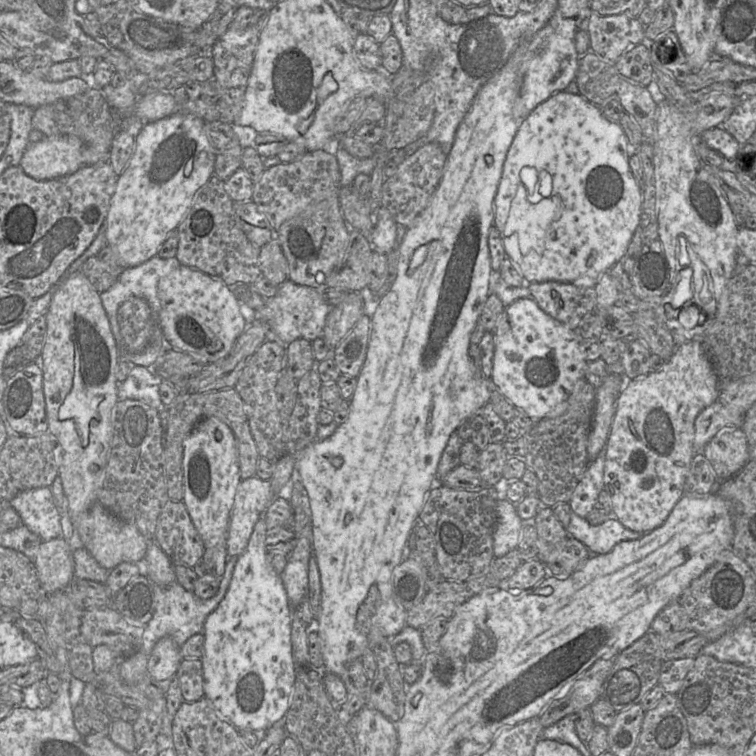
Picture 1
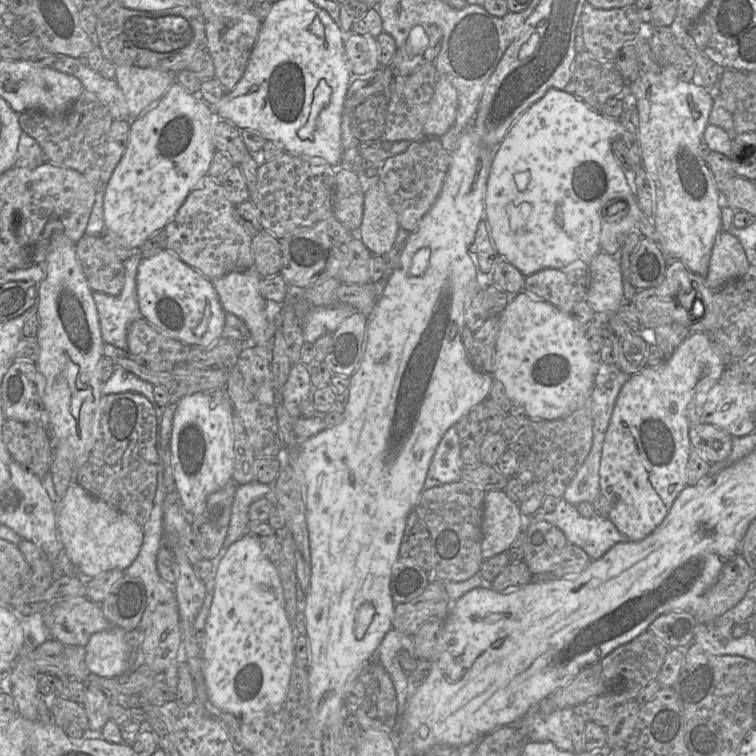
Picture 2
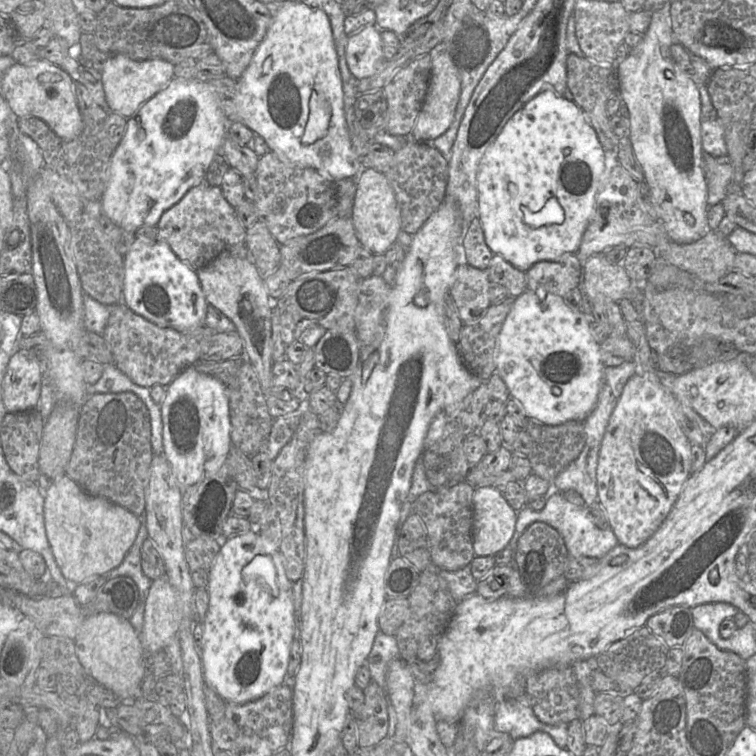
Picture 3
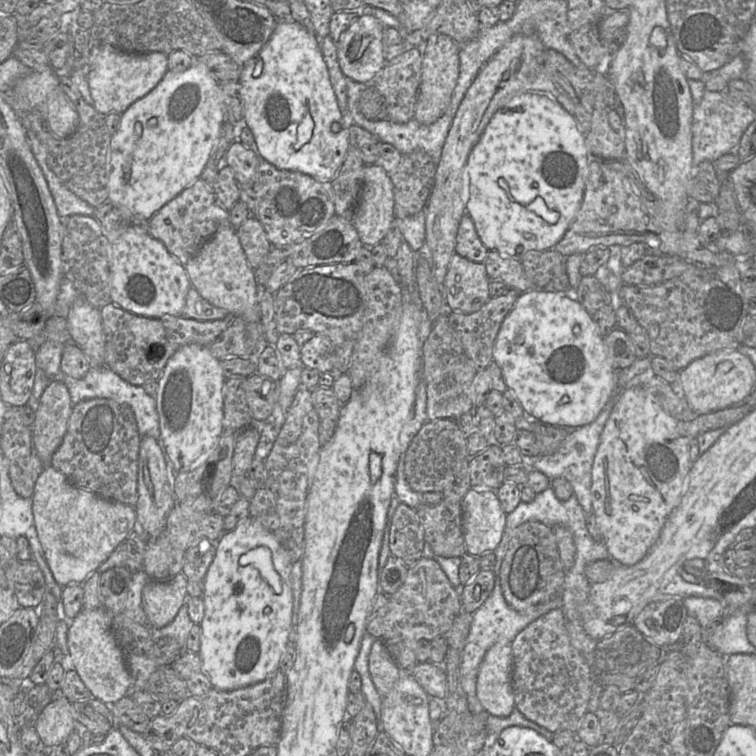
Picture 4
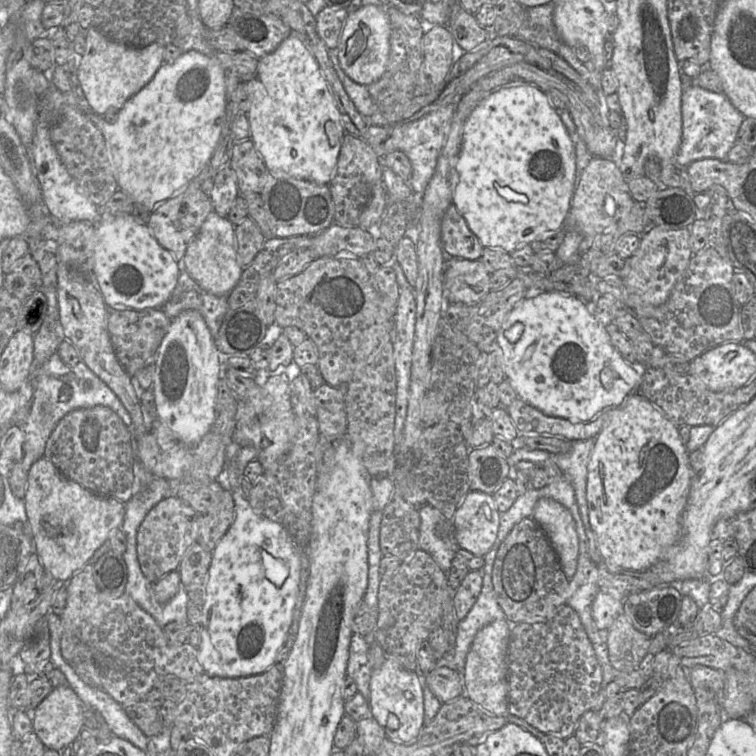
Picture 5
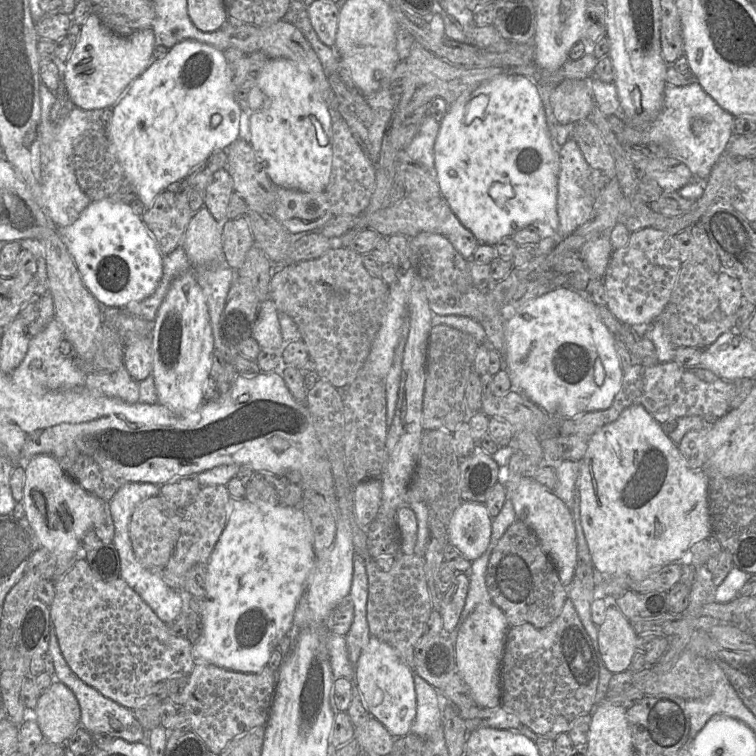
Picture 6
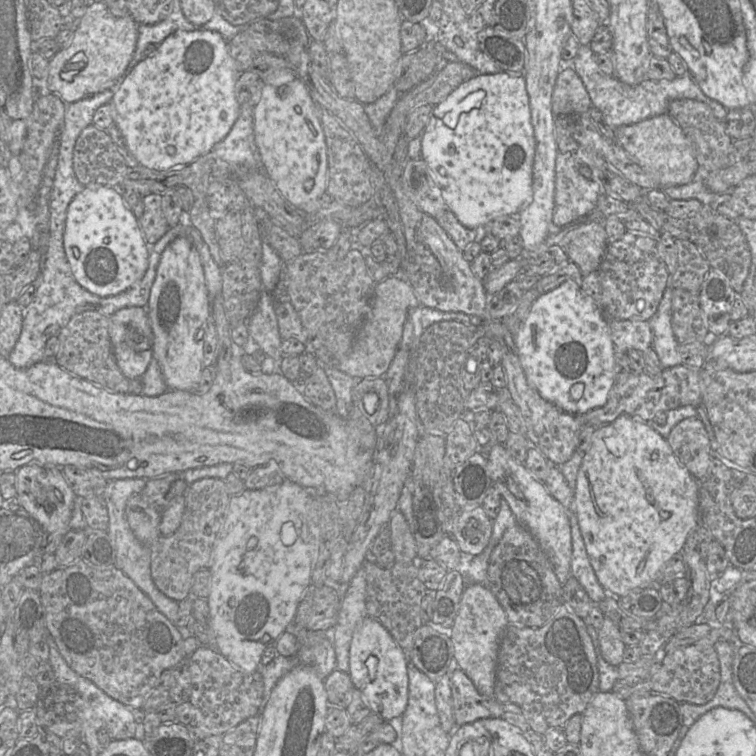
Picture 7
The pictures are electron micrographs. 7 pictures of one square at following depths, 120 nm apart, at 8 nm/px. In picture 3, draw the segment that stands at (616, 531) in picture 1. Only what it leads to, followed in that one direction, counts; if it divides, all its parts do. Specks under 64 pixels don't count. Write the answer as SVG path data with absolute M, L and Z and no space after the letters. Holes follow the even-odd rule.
M551 491L551 494L547 498L545 507L542 510L536 511L526 505L517 512L514 535L507 547L510 547L515 551L521 534L528 526L537 521L547 523L560 533L564 539L568 554L571 557L586 556L601 559L617 544L619 544L617 537L610 527L600 529L595 525L588 506L576 506L569 502L561 492Z

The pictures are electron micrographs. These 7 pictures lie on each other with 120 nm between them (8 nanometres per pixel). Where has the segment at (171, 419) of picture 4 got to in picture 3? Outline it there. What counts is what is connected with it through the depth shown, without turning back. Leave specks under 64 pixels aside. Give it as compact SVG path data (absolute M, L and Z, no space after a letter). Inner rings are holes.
M189 366L167 386L165 397L159 405L164 455L178 485L181 488L189 487L217 472L227 460L231 447L226 385Z

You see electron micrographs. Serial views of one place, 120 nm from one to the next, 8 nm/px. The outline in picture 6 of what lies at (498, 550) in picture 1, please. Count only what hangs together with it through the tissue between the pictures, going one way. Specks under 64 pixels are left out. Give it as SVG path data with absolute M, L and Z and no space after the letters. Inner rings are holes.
M462 501L449 524L449 542L474 561L487 550L491 534L492 517L485 503Z

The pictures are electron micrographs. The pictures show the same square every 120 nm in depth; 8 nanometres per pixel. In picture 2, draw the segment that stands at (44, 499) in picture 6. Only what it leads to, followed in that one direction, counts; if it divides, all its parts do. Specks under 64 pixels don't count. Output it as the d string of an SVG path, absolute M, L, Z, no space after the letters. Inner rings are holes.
M76 481L68 486L57 506L57 527L67 557L85 578L111 569L126 569L138 556L143 542L143 528L132 517L91 495Z

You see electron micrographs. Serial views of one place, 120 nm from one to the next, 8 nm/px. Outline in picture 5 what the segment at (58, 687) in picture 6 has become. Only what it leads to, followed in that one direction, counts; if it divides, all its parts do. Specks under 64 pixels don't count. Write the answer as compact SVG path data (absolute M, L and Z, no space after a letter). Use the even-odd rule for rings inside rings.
M69 685L54 687L32 712L33 731L46 749L61 750L71 745L83 727L84 704Z

